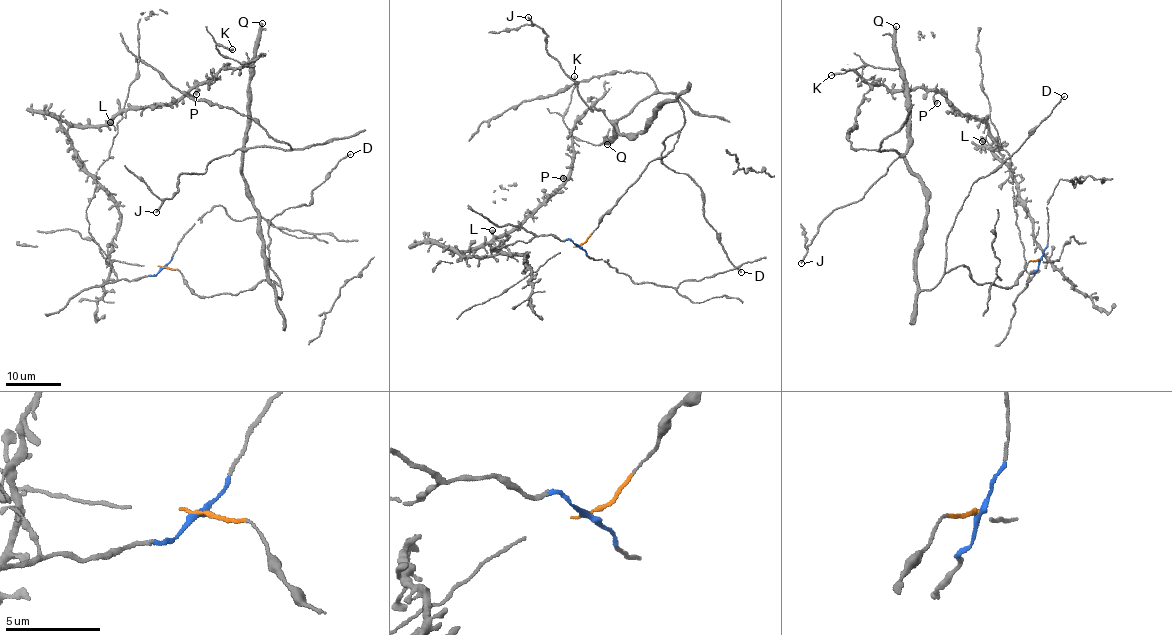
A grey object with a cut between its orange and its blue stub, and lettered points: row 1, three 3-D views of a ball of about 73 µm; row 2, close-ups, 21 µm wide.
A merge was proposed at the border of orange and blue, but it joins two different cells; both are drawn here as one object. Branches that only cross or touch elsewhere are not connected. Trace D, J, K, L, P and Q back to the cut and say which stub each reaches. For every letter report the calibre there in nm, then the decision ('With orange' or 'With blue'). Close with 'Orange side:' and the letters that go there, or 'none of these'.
D: Thickness 140 nm. With orange
J: Thickness 200 nm. With orange
K: Thickness 180 nm. With orange
L: Thickness 400 nm. With blue
P: Thickness 440 nm. With blue
Q: Thickness 420 nm. With orange
Orange side: D, J, K, Q

